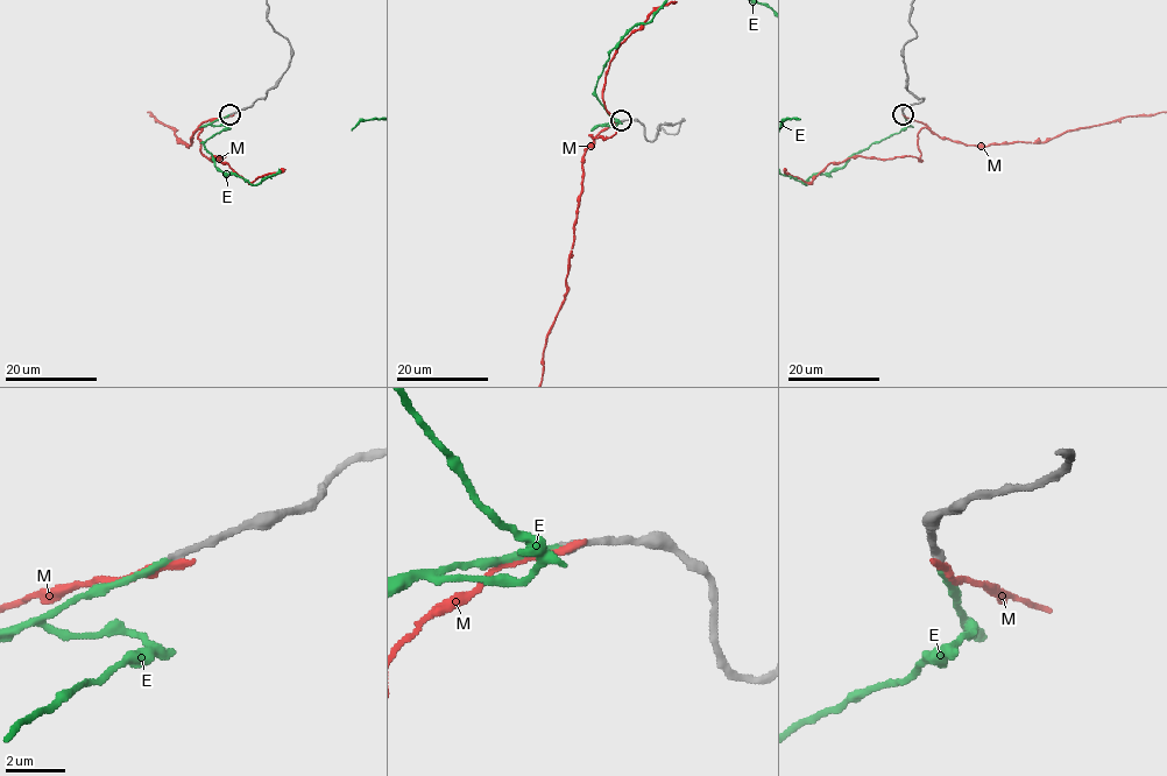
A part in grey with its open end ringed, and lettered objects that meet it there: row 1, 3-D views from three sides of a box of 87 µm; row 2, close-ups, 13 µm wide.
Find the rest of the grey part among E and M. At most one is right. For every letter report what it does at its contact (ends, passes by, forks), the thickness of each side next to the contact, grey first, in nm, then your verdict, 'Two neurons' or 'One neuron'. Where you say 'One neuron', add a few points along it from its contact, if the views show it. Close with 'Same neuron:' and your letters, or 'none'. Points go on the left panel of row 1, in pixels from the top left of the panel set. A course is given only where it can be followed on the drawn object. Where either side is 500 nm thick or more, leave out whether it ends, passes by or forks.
E: It ends there. Thickness 280 nm (grey) against 190 nm. One neuron
M: It ends there. Thickness 280 nm (grey) against 280 nm. Two neurons
Same neuron: E

